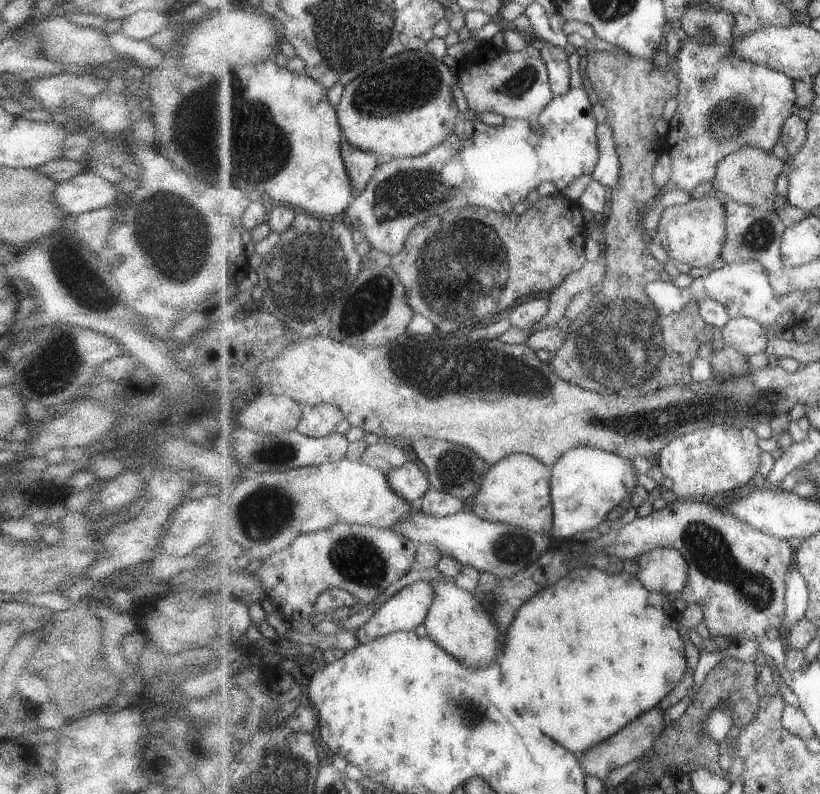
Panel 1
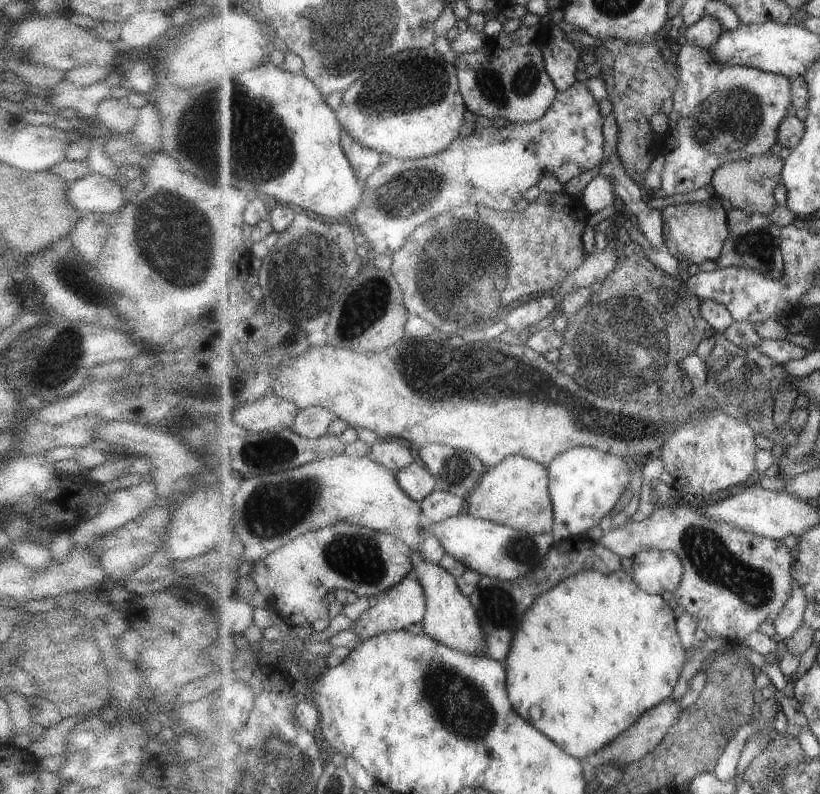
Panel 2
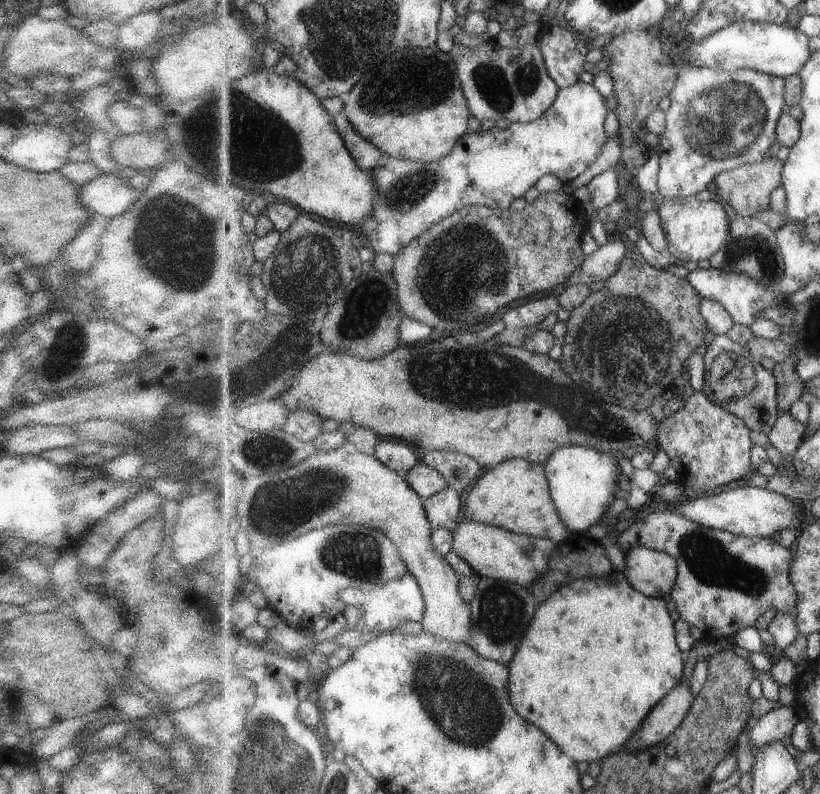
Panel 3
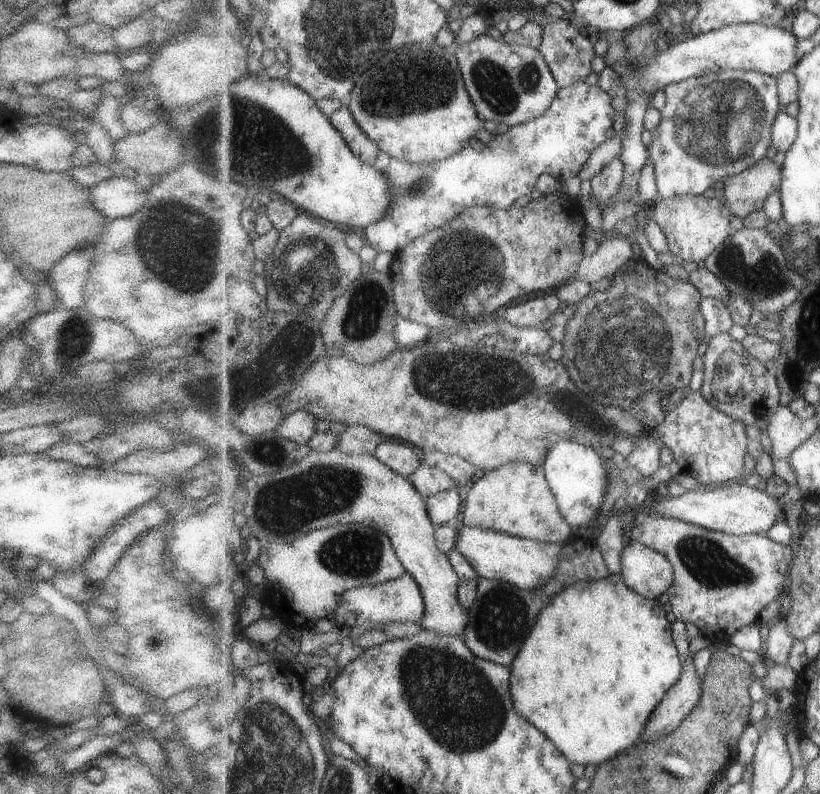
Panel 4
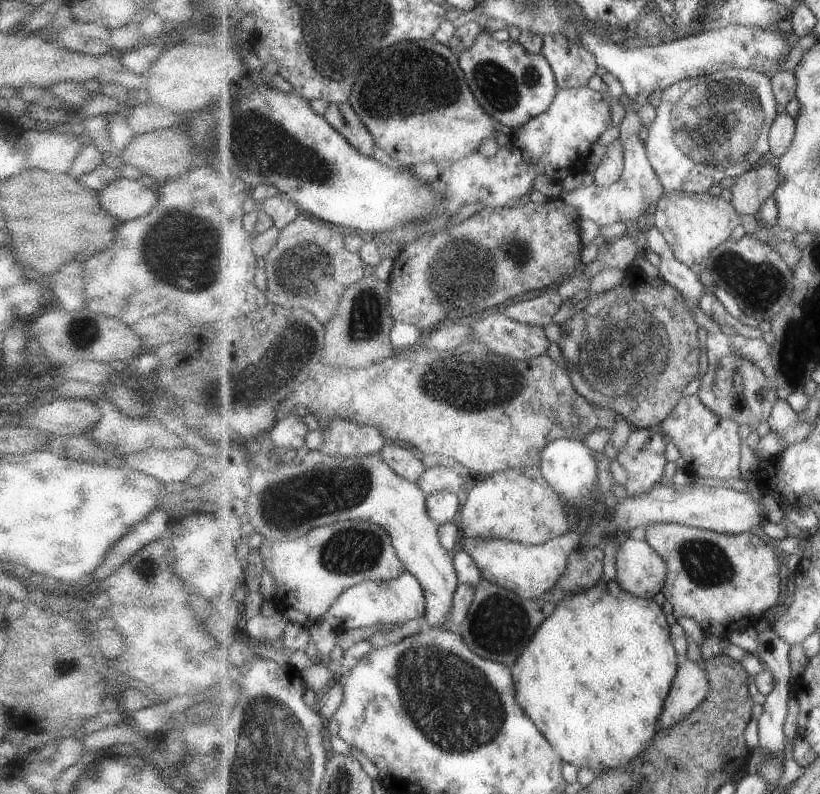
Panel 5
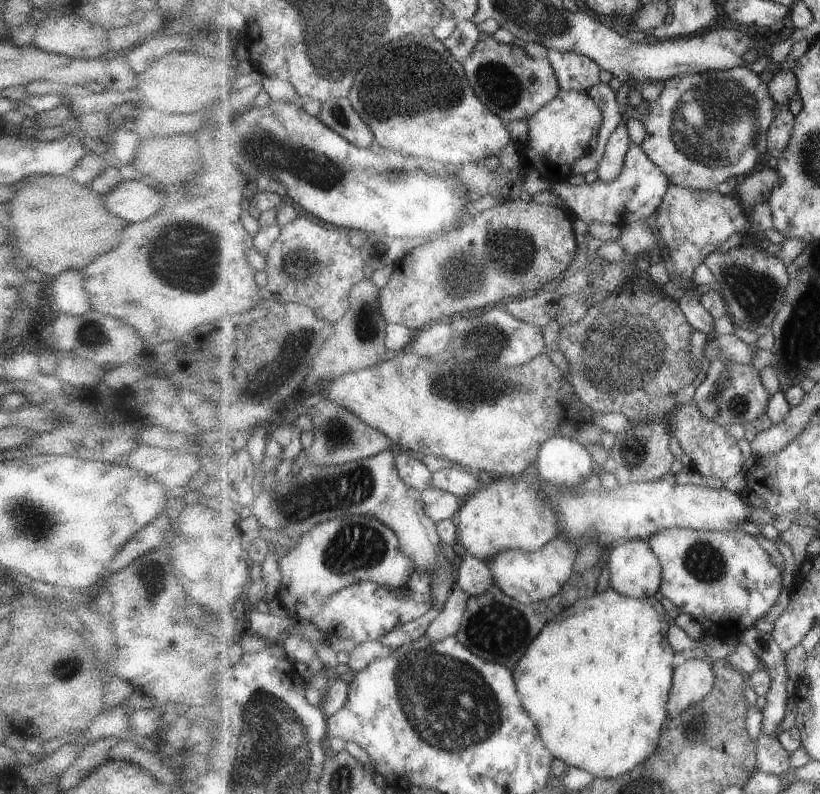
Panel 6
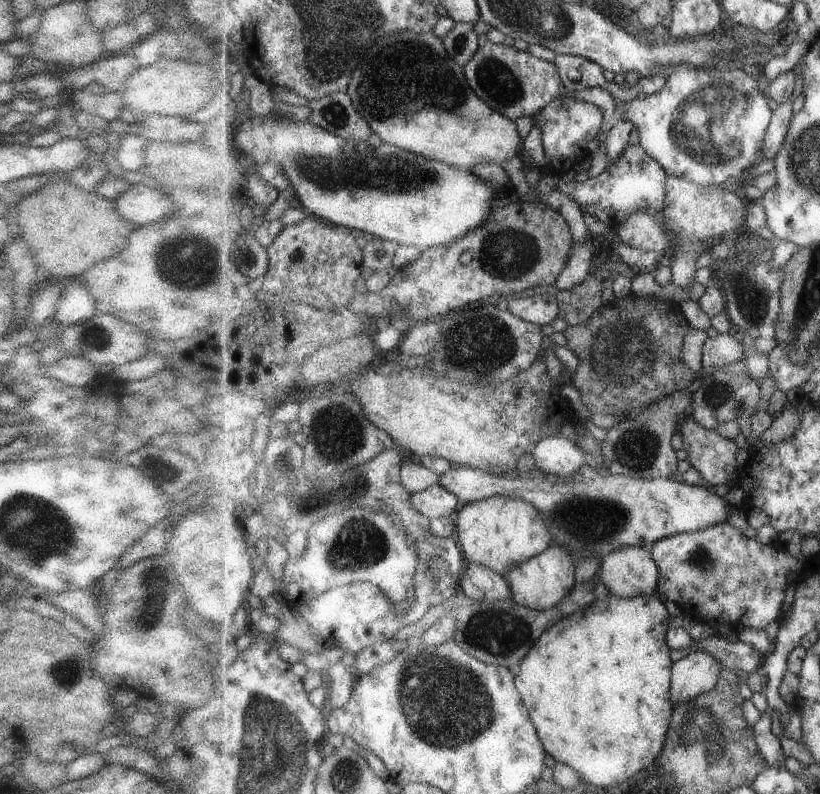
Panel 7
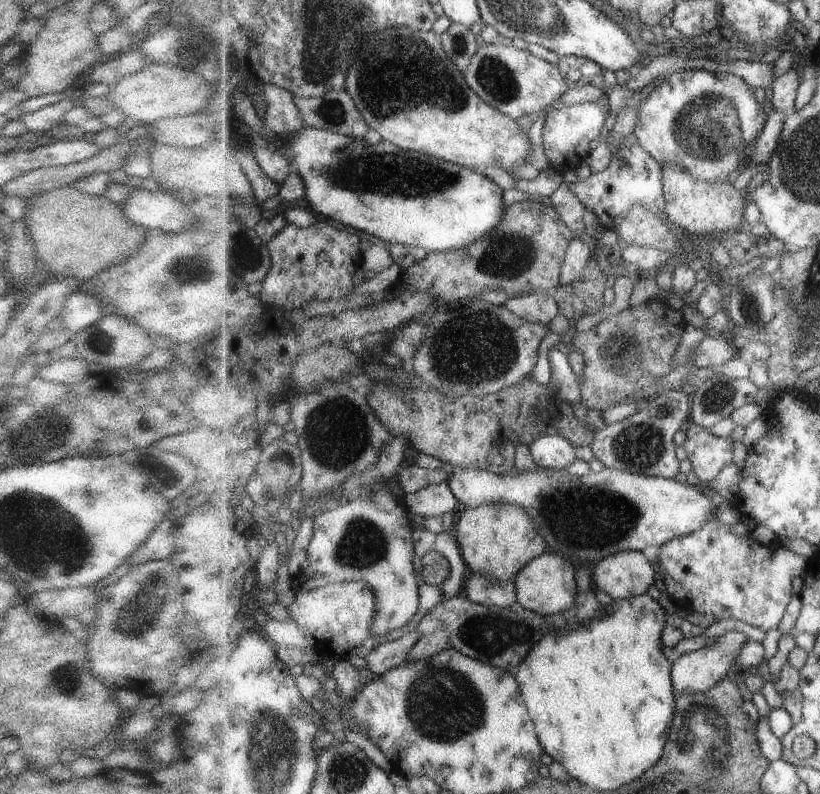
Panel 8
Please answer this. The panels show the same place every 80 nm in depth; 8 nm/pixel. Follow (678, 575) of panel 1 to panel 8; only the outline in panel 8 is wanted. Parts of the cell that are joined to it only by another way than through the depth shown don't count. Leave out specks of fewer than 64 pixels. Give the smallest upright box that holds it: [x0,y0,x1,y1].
[592,551,658,599]

